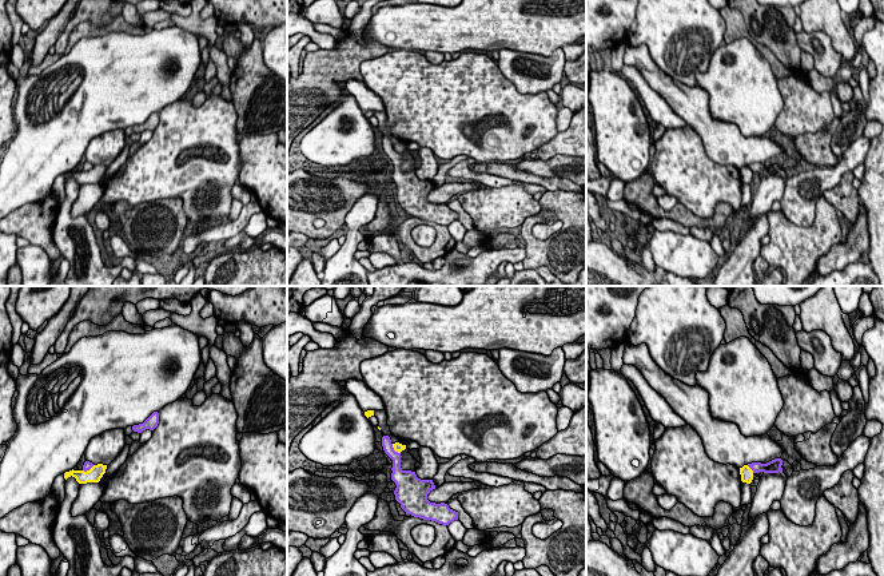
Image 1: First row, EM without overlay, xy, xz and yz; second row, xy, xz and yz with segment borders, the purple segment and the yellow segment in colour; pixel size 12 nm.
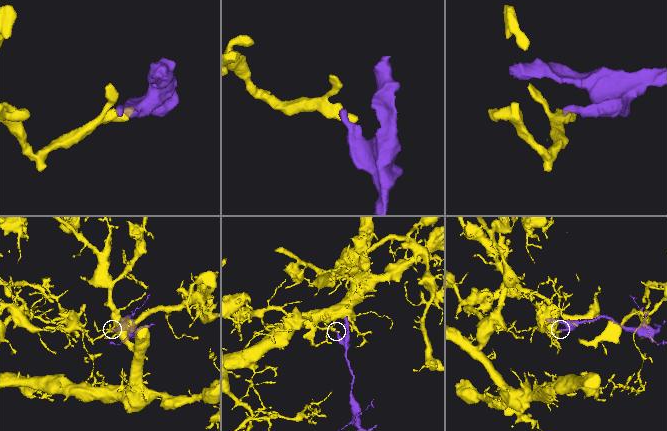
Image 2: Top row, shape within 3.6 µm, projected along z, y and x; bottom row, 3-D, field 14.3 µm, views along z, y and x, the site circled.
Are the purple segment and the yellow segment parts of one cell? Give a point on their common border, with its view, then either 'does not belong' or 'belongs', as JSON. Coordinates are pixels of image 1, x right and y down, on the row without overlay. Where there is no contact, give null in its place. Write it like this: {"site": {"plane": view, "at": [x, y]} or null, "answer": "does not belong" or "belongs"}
{"site": {"plane": "yz", "at": [751, 169]}, "answer": "does not belong"}

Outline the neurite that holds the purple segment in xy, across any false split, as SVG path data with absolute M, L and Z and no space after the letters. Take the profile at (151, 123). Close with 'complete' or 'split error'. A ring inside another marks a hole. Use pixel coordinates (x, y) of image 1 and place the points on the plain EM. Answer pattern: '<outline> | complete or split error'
M154 112L143 124L134 126L132 131L142 134L146 130L154 131L159 124L159 114Z | complete

